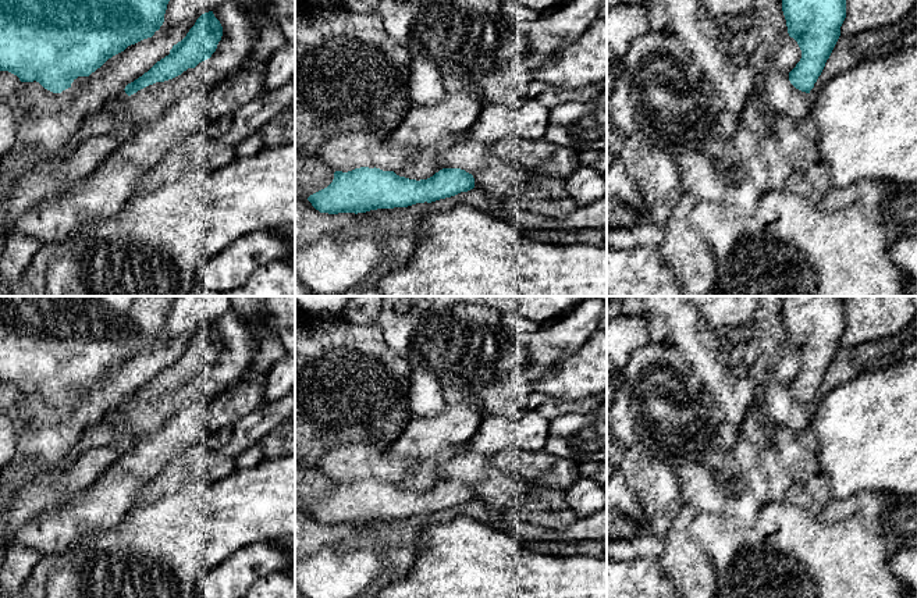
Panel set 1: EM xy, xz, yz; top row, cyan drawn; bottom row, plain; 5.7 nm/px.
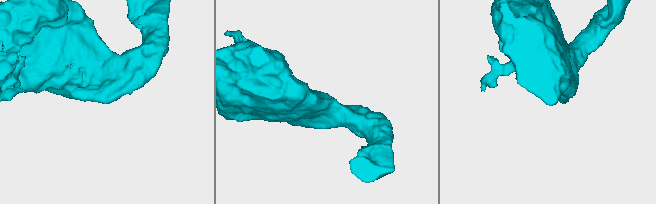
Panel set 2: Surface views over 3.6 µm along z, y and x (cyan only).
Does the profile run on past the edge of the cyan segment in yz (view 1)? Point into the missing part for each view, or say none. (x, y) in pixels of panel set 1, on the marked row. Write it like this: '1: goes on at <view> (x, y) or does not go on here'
1: does not go on here

